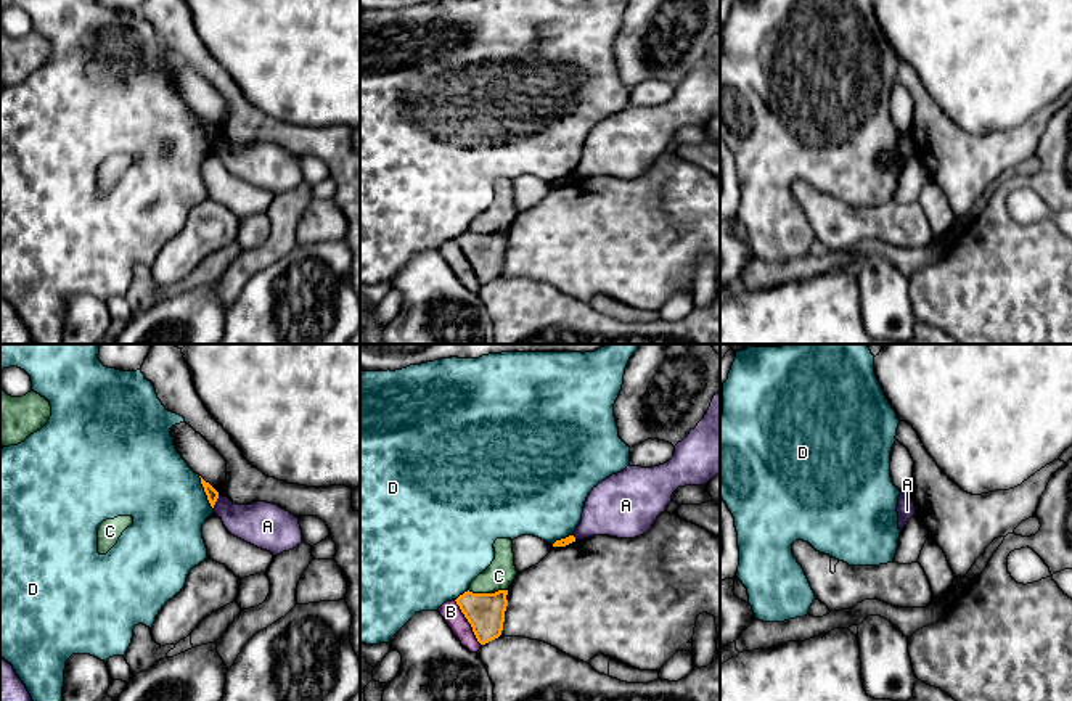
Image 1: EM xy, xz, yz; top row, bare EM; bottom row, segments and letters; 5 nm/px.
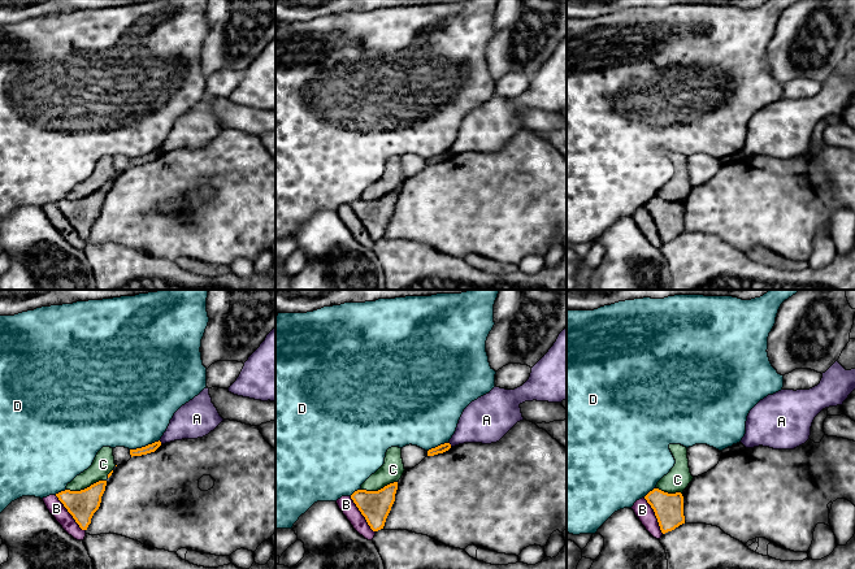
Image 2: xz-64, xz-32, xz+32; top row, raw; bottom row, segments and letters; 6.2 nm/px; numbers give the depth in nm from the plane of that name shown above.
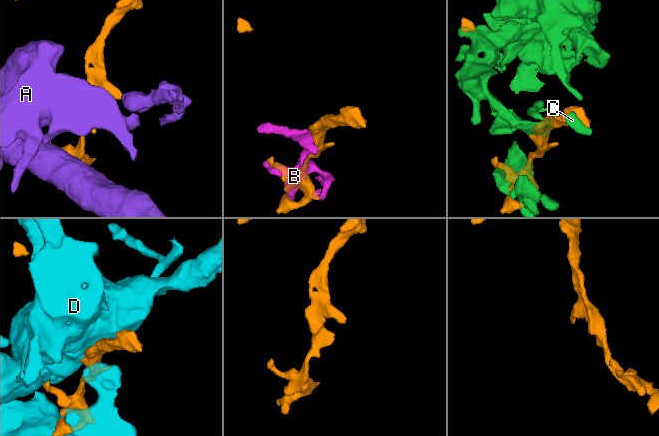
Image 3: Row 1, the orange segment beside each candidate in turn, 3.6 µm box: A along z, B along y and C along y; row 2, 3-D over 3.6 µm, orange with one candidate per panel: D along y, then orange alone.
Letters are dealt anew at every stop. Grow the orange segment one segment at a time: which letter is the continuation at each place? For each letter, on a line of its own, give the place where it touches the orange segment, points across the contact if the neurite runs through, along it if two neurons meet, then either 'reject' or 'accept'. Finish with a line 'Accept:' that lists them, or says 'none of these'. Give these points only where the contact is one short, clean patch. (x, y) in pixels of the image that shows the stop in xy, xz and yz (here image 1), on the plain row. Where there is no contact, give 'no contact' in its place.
A: meets orange in xy at (216, 140); border along xy (219, 135), (212, 147); reject
B: meets orange in xz at (468, 261); reject
C: meets orange in xz at (487, 233); reject
D: meets orange in xy at (204, 131); reject
Accept: none of these

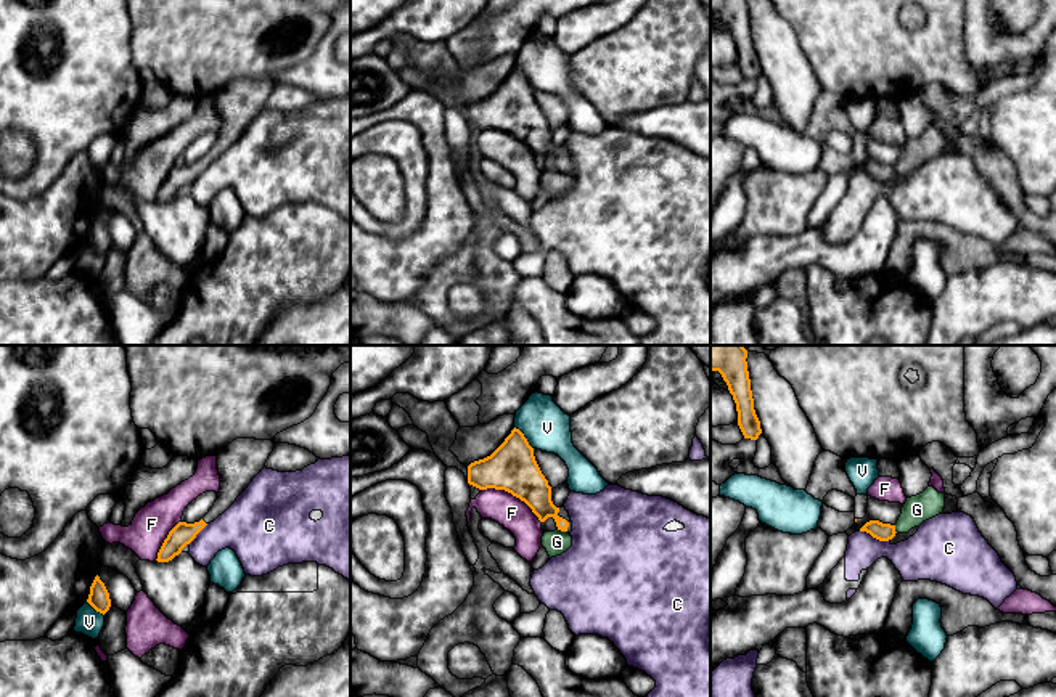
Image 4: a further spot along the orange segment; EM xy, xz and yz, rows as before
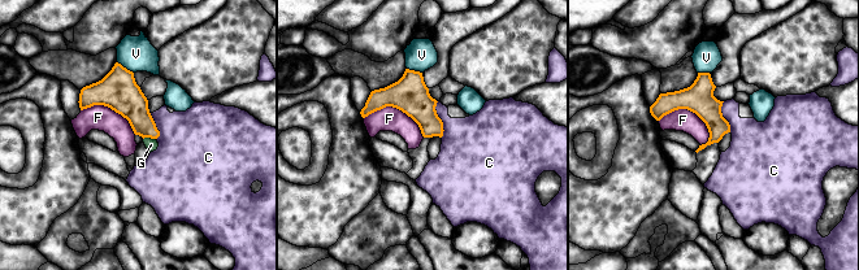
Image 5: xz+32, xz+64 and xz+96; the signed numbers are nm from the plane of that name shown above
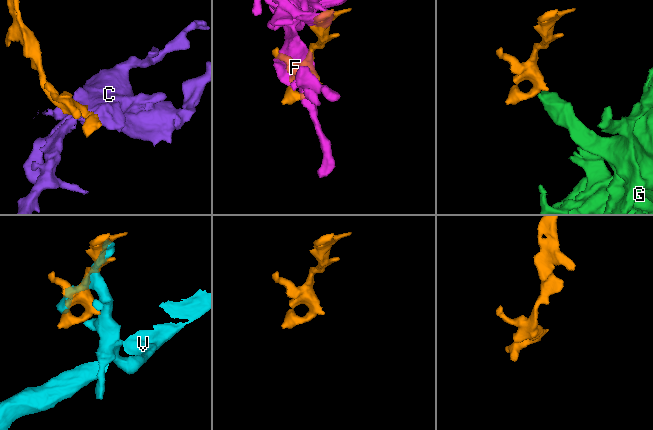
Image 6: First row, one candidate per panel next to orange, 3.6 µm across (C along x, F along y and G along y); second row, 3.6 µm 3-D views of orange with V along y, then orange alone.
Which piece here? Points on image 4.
C: meets orange in yz at (875, 177); border along yz (860, 171), (880, 180), (889, 180); reject
F: meets orange in xz at (513, 135); reject
G: meets orange in xz at (563, 171); border along xz (558, 169), (566, 172); reject
V: meets orange in xz at (524, 77); reject
Accept: none of these

